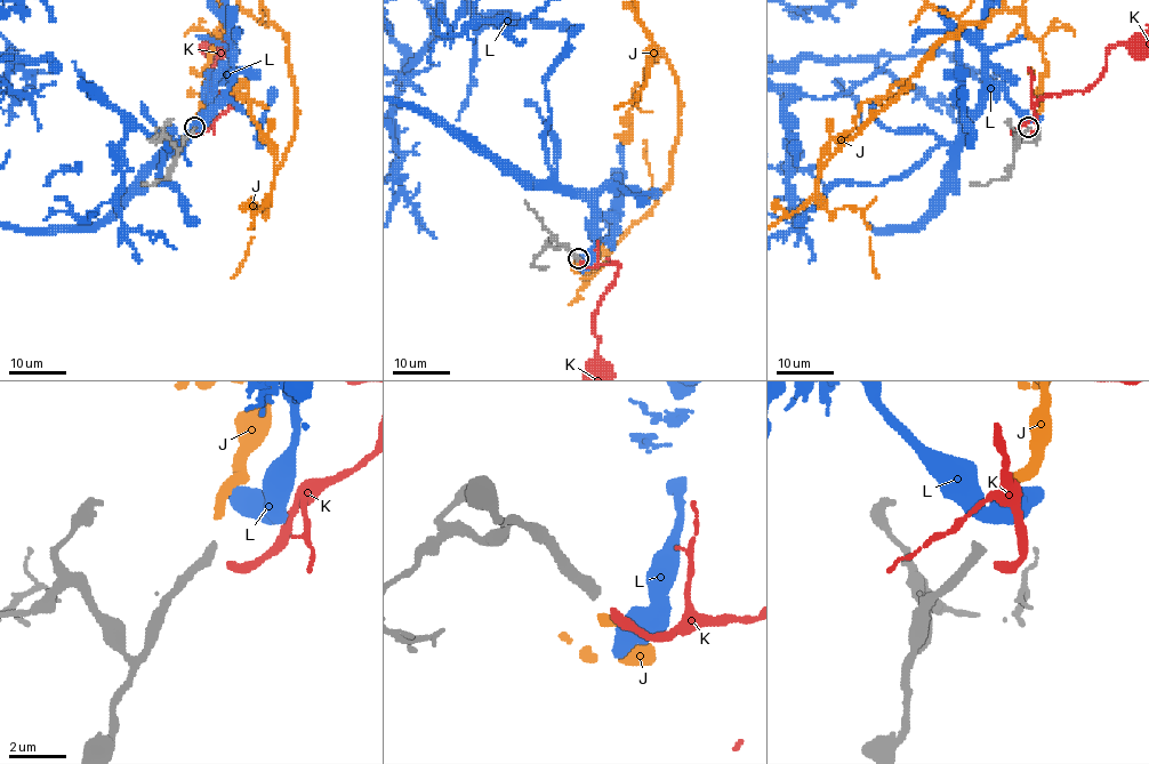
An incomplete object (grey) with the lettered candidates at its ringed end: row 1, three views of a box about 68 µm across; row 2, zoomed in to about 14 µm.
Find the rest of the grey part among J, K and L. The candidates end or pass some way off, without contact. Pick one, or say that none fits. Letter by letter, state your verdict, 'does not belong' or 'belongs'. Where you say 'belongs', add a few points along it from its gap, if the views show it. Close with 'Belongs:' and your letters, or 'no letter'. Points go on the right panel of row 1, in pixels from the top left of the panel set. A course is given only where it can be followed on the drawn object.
J: belongs
K: does not belong
L: does not belong
Belongs: J

